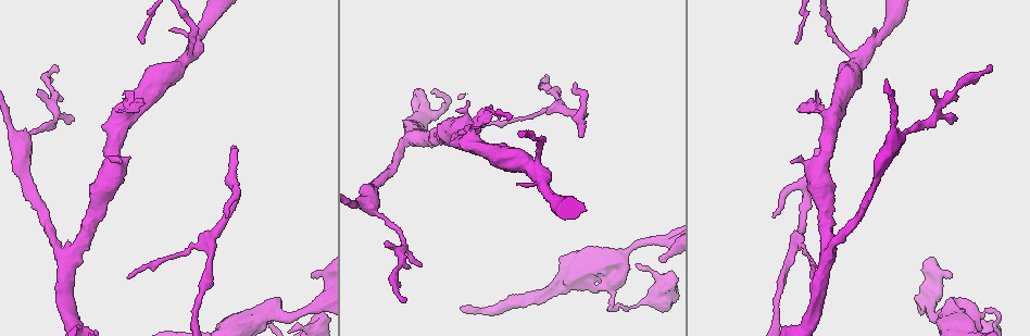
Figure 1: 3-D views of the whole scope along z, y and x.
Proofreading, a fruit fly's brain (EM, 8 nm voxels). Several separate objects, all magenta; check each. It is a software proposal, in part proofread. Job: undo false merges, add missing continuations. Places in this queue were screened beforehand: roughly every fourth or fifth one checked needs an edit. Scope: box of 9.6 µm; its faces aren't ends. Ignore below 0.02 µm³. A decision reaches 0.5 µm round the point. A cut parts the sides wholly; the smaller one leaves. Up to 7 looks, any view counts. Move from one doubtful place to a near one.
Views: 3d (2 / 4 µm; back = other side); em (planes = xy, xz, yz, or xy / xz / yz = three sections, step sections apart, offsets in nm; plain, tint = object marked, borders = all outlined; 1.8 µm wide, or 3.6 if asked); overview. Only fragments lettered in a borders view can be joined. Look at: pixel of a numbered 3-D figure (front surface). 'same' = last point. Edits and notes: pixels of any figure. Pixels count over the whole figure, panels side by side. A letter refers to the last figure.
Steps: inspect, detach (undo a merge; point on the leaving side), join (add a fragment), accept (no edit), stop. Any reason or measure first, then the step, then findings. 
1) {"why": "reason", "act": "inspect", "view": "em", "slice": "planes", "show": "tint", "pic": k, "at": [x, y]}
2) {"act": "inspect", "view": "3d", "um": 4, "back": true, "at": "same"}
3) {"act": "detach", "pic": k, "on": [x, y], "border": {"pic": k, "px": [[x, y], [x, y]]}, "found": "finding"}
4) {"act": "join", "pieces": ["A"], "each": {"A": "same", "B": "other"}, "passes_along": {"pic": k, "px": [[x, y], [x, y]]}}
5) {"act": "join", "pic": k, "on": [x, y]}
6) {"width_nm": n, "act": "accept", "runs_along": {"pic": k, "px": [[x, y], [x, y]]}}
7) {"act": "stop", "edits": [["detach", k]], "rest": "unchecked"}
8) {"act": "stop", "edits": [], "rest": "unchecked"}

{"why": "free end", "act": "inspect", "view": "3d", "um": 2, "pic": 1, "at": [573, 85]}

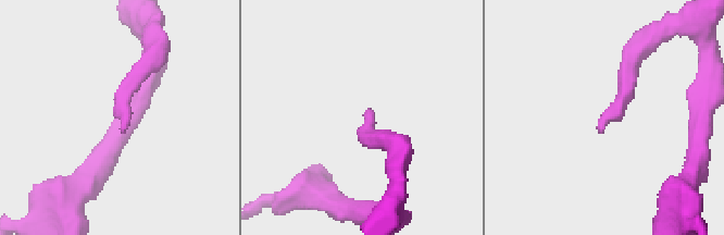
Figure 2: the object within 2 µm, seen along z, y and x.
{"act": "inspect", "view": "em", "um": 3.6, "slice": "planes", "show": "borders", "pic": 2, "at": [601, 130]}

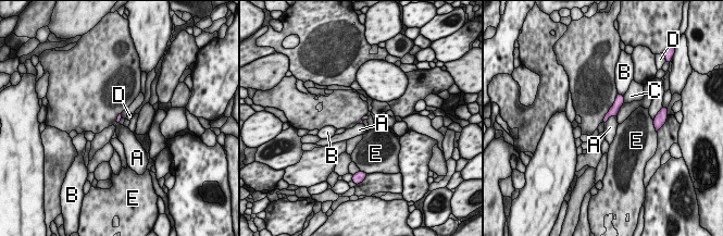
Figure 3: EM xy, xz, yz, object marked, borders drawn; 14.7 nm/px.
{"longest_contact_nm": ["A", 240], "act": "accept", "each": {"A": "other", "B": "other", "C": "other", "D": "other", "E": "other"}, "found": "no lettered fragment goes on from it"}

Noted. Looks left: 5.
{"why": "sudden change in width", "act": "inspect", "view": "em", "um": 3.6, "slice": "xy", "step": 4, "show": "tint", "pic": 1, "at": [455, 129]}

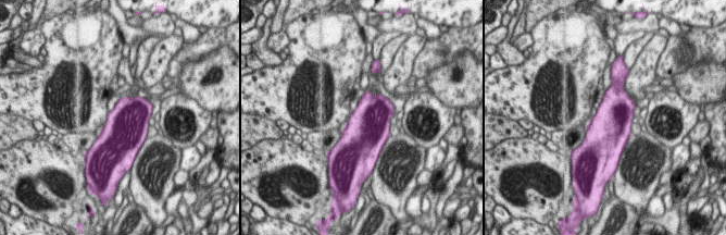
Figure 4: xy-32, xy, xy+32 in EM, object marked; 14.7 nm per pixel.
{"why": "cut it another way", "act": "inspect", "view": "em", "um": 3.6, "slice": "planes", "show": "borders", "at": "same"}

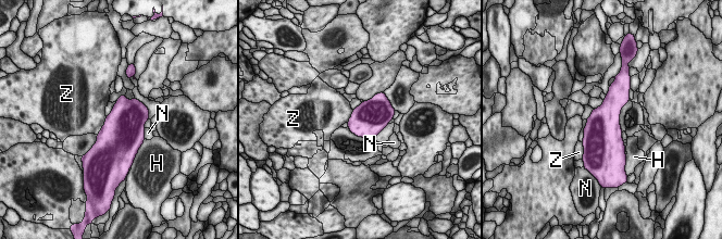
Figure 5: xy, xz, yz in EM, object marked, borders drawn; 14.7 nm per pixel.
{"width_nm": 500, "act": "accept", "each": {"H": "other", "N": "other", "Z": "other"}, "found": "all the same cell"}

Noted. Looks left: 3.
{"why": "free end", "act": "inspect", "view": "em", "slice": "planes", "show": "borders", "pic": 1, "at": [170, 30]}

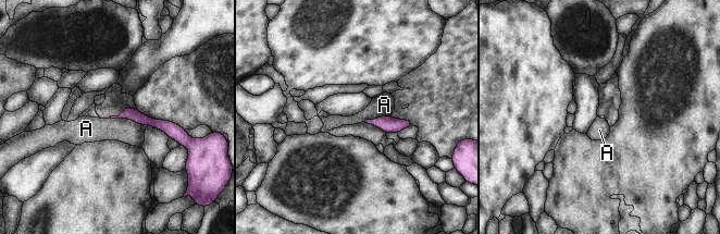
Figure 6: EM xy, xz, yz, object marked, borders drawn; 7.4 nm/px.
{"act": "accept", "each": {"A": "other"}, "runs_along": {"pic": 6, "px": [[123, 114], [135, 114], [177, 131]]}, "found": "no lettered fragment goes on from it"}

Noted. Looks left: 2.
{"act": "stop", "edits": [], "rest": "unchecked"}

